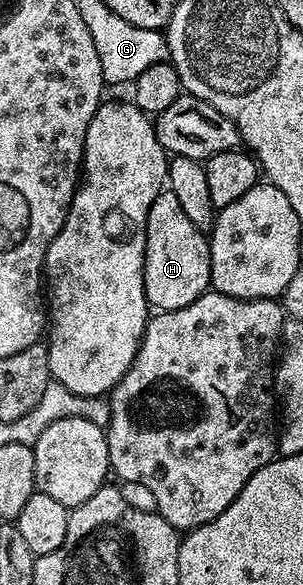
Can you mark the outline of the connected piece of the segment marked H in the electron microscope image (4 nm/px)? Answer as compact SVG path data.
M164 191L153 199L147 216L145 239L145 295L152 310L189 307L202 293L211 289L211 243L204 230L193 227L177 195Z

